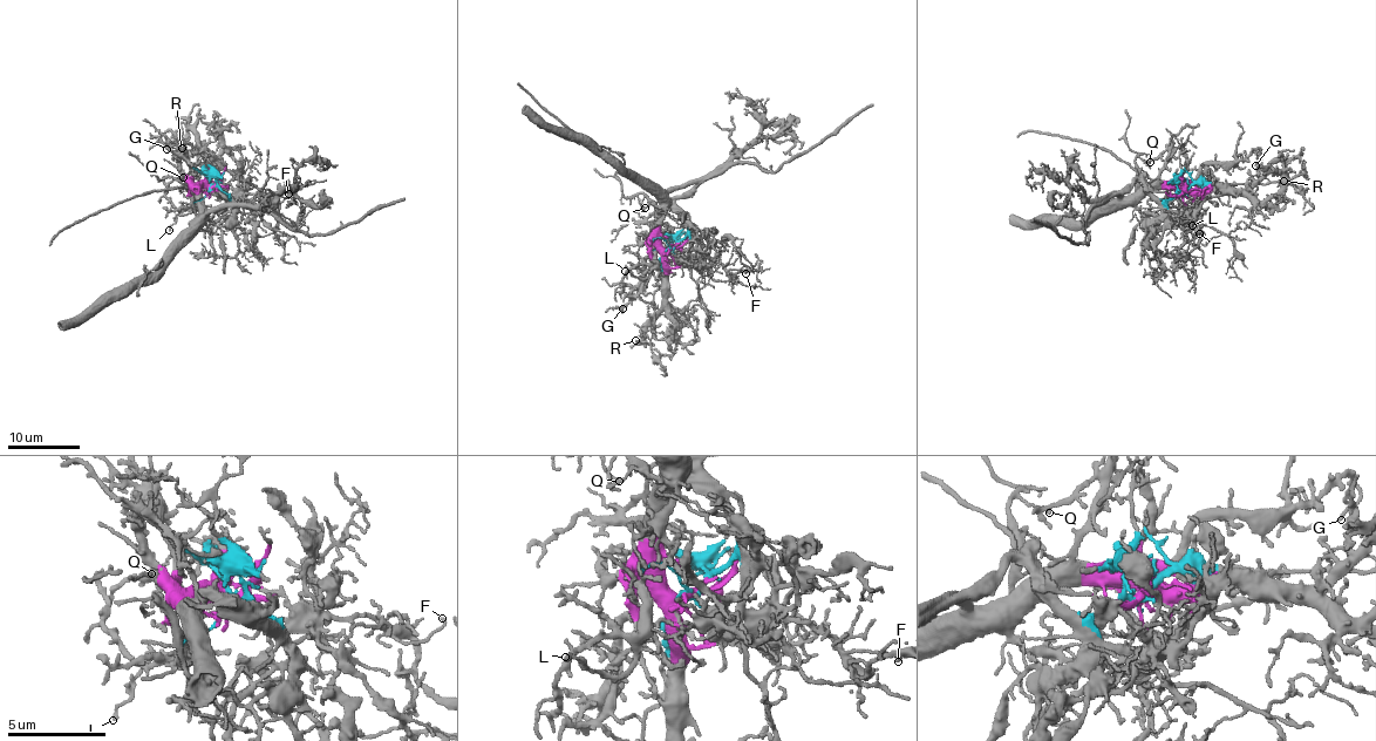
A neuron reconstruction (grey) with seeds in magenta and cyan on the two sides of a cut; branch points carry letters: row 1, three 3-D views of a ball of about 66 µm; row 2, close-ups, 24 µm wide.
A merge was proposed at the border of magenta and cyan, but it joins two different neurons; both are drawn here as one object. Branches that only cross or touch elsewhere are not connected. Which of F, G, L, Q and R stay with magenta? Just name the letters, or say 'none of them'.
G, L, Q, R

